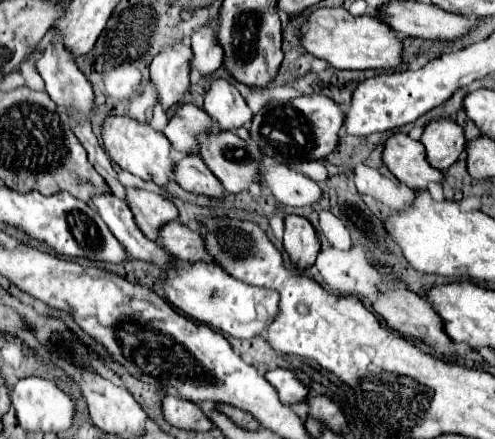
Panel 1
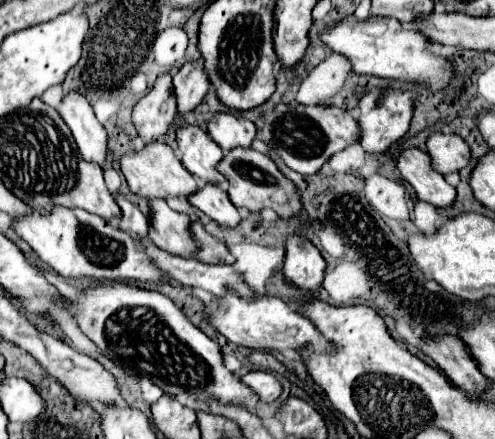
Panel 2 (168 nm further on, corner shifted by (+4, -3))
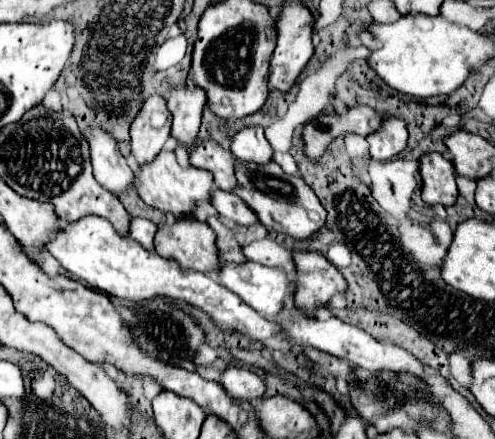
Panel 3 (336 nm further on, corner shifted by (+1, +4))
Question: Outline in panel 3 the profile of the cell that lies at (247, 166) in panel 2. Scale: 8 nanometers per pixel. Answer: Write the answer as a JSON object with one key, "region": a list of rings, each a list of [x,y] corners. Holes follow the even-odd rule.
{"region":[[[237,161],[235,177],[237,187],[233,193],[241,197],[249,209],[253,209],[265,227],[275,229],[277,233],[287,233],[295,239],[309,239],[325,225],[325,209],[313,189],[299,175],[285,173],[275,161],[269,161],[267,165]]]}

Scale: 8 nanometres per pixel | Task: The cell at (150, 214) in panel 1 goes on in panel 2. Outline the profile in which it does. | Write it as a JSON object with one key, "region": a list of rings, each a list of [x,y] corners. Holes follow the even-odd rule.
{"region":[[[152,200],[152,228],[148,238],[160,246],[160,250],[192,258],[198,252],[196,240],[192,240],[190,232],[190,218],[172,210],[164,200]]]}

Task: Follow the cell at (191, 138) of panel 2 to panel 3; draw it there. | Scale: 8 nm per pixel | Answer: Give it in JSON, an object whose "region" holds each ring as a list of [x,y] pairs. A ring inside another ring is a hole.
{"region":[[[207,139],[189,149],[189,163],[197,169],[207,169],[215,177],[215,185],[223,191],[233,191],[235,187],[235,155],[223,149],[217,141]]]}

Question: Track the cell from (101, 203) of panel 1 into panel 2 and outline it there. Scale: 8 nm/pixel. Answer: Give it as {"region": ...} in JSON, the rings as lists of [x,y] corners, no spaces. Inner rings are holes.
{"region":[[[142,240],[146,244],[146,254],[158,264],[158,268],[168,274],[170,280],[176,280],[190,288],[202,288],[212,296],[224,296],[228,288],[236,292],[236,296],[260,296],[232,266],[208,266],[194,258],[180,258],[156,248],[150,240]]]}

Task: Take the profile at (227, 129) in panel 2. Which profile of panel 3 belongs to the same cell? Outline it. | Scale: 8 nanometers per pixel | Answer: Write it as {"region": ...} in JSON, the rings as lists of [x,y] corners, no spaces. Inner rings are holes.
{"region":[[[243,127],[237,131],[231,139],[231,151],[241,161],[253,161],[253,163],[267,163],[271,161],[273,149],[269,141],[263,135],[263,127]]]}

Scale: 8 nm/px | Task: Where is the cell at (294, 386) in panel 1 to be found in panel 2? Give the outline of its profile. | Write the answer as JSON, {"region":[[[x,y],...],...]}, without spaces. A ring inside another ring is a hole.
{"region":[[[248,372],[240,380],[242,380],[242,384],[246,384],[248,388],[252,388],[258,394],[260,402],[274,402],[282,394],[280,382],[268,372]]]}

